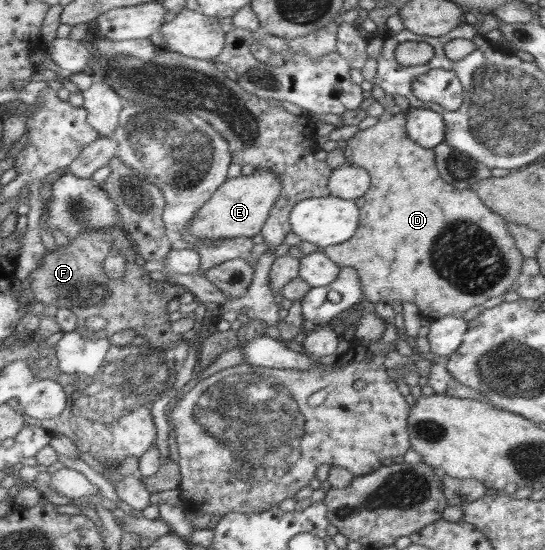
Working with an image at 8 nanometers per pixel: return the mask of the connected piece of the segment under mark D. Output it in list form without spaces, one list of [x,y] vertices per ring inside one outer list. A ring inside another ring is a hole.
[[[385,112],[377,122],[371,128],[357,131],[347,141],[344,150],[347,163],[366,169],[370,175],[370,186],[363,196],[365,205],[360,208],[356,232],[343,243],[324,247],[323,253],[340,268],[357,268],[361,293],[368,301],[387,305],[395,301],[413,303],[425,321],[445,316],[462,318],[471,307],[482,305],[488,299],[494,303],[506,292],[515,290],[522,276],[521,265],[525,256],[517,248],[515,238],[509,235],[505,220],[489,210],[470,188],[456,188],[441,178],[434,162],[434,149],[425,149],[409,139],[403,114]],[[459,249],[465,251],[463,261],[459,259]]]

